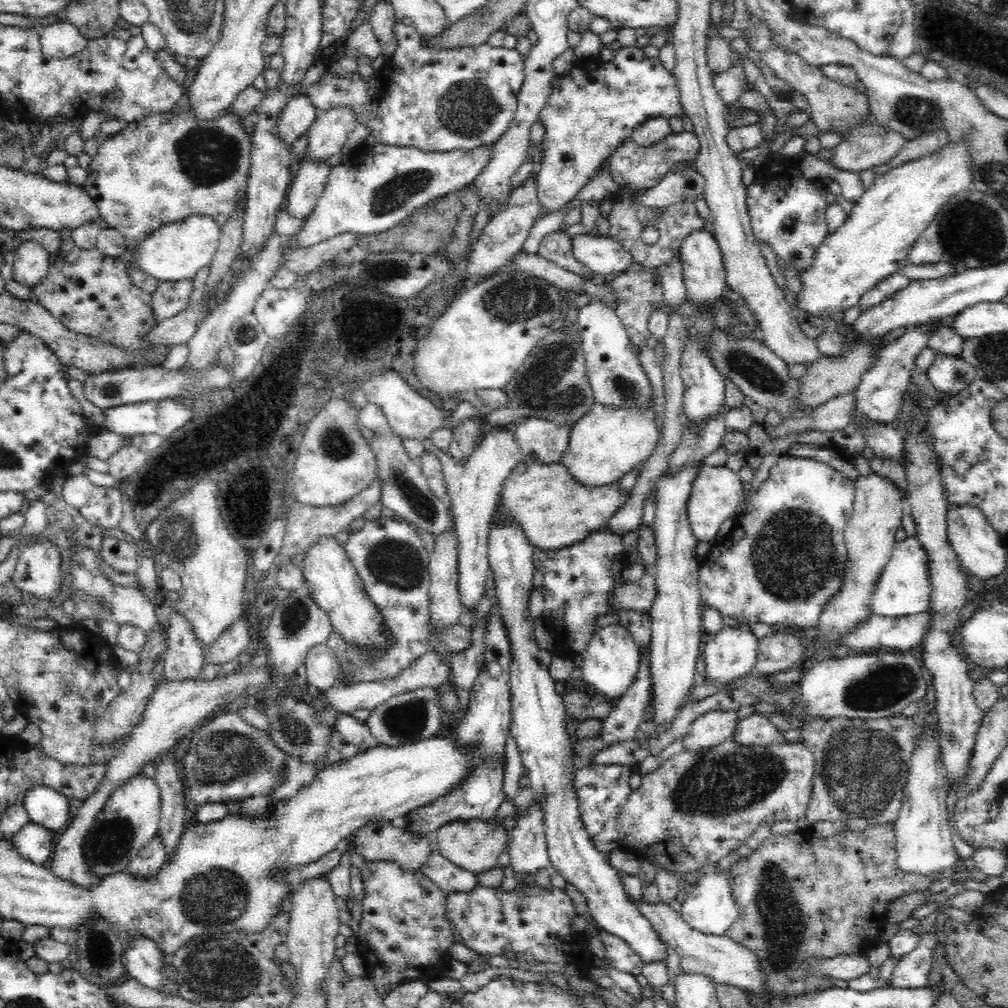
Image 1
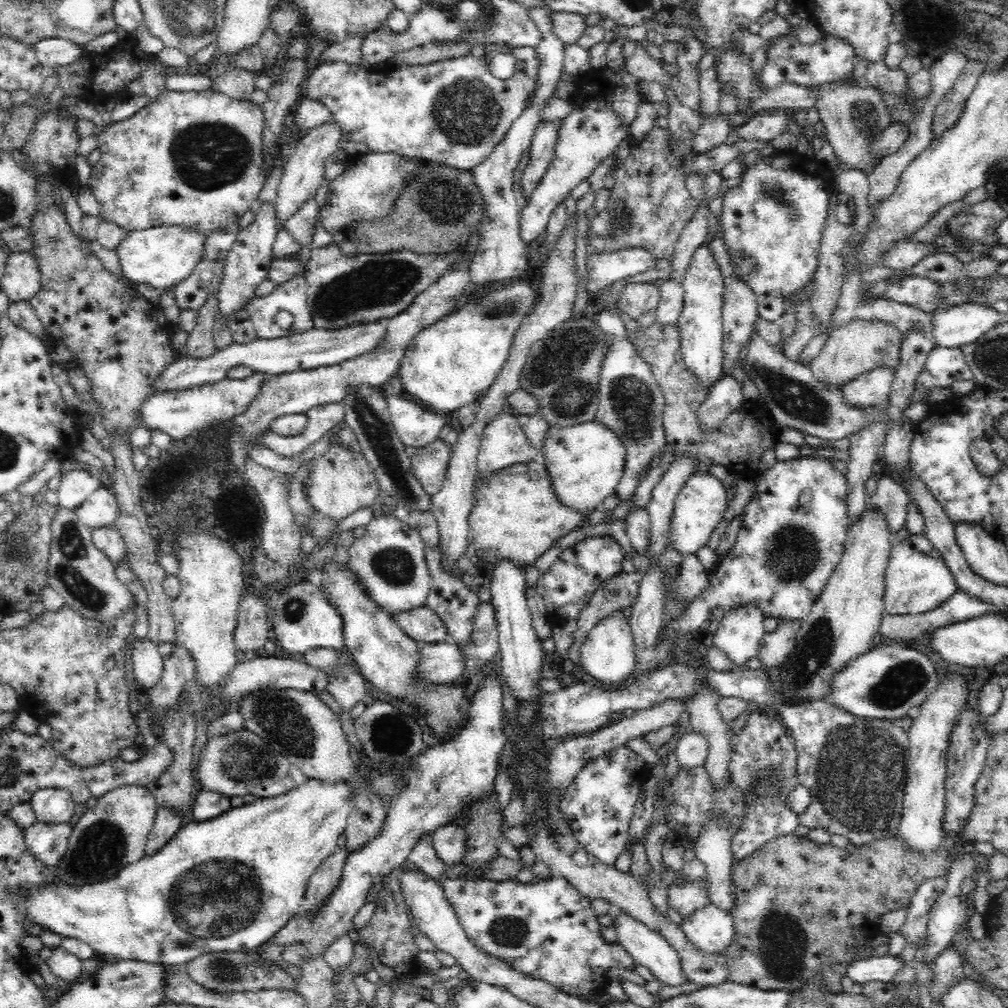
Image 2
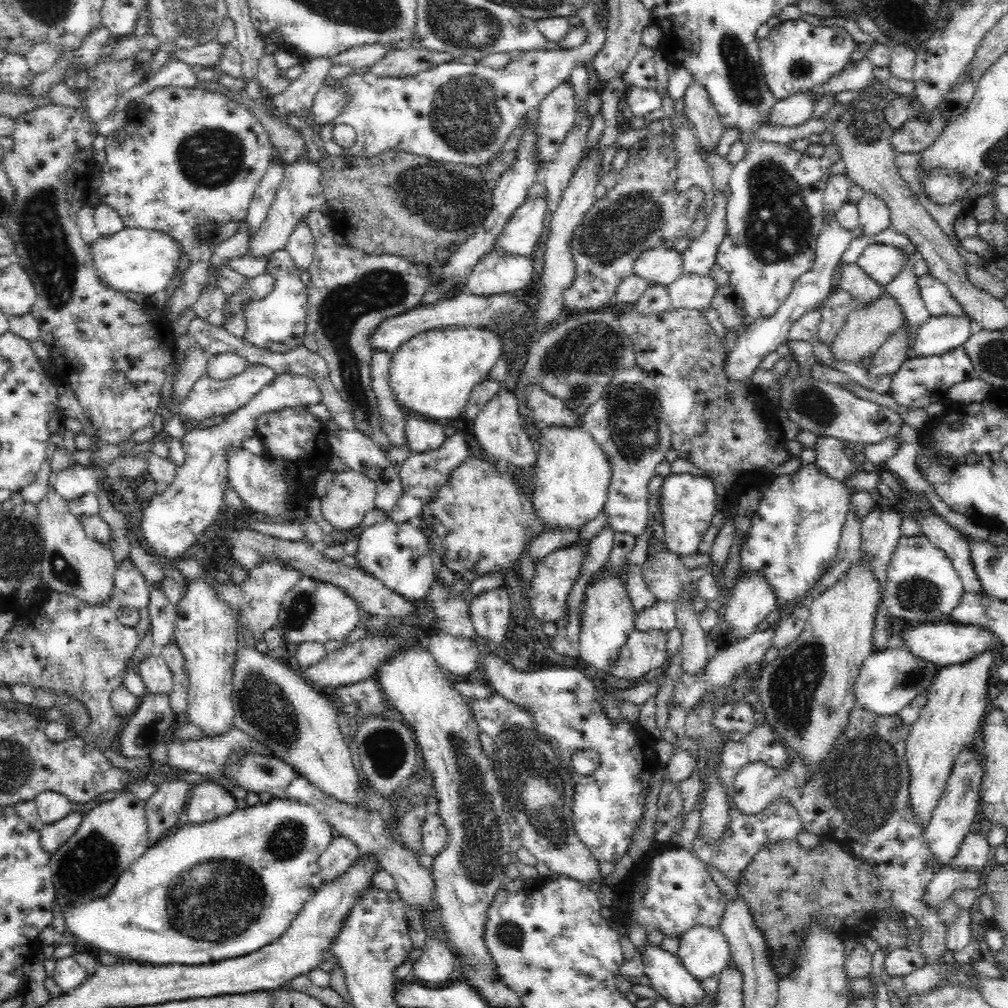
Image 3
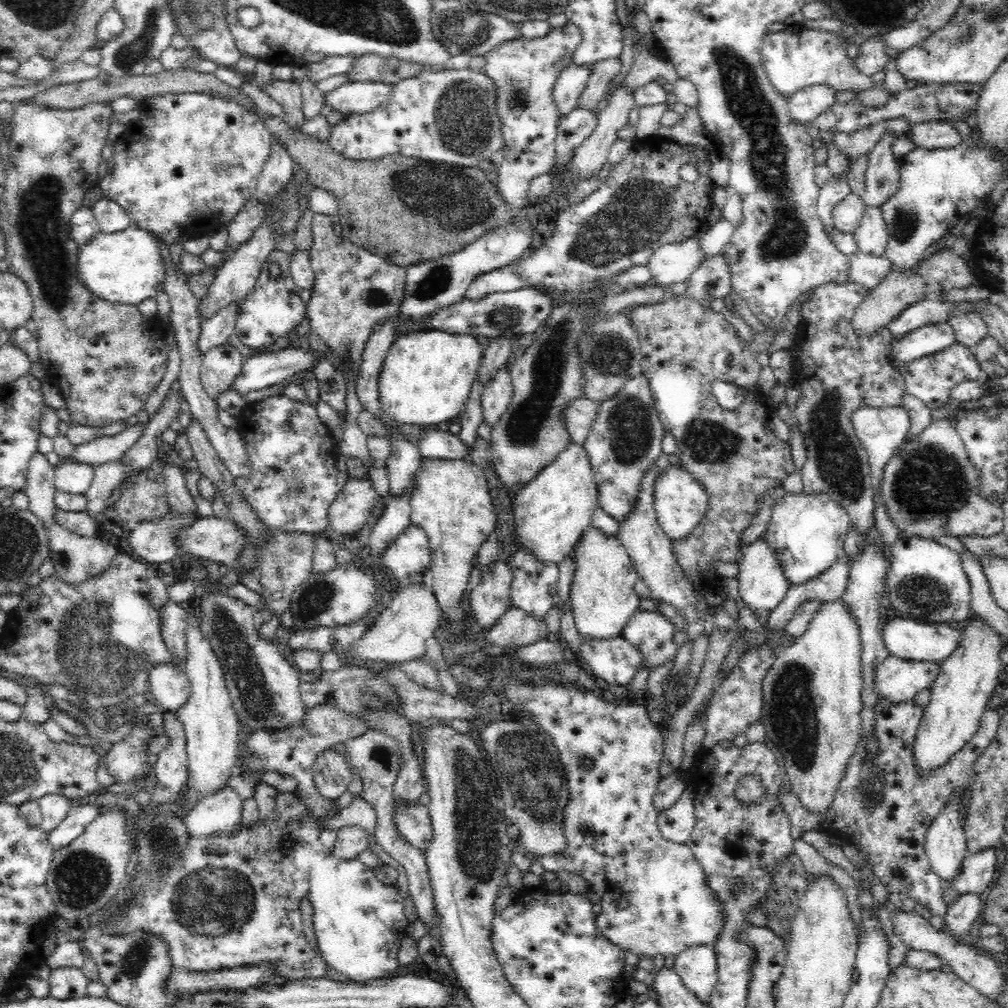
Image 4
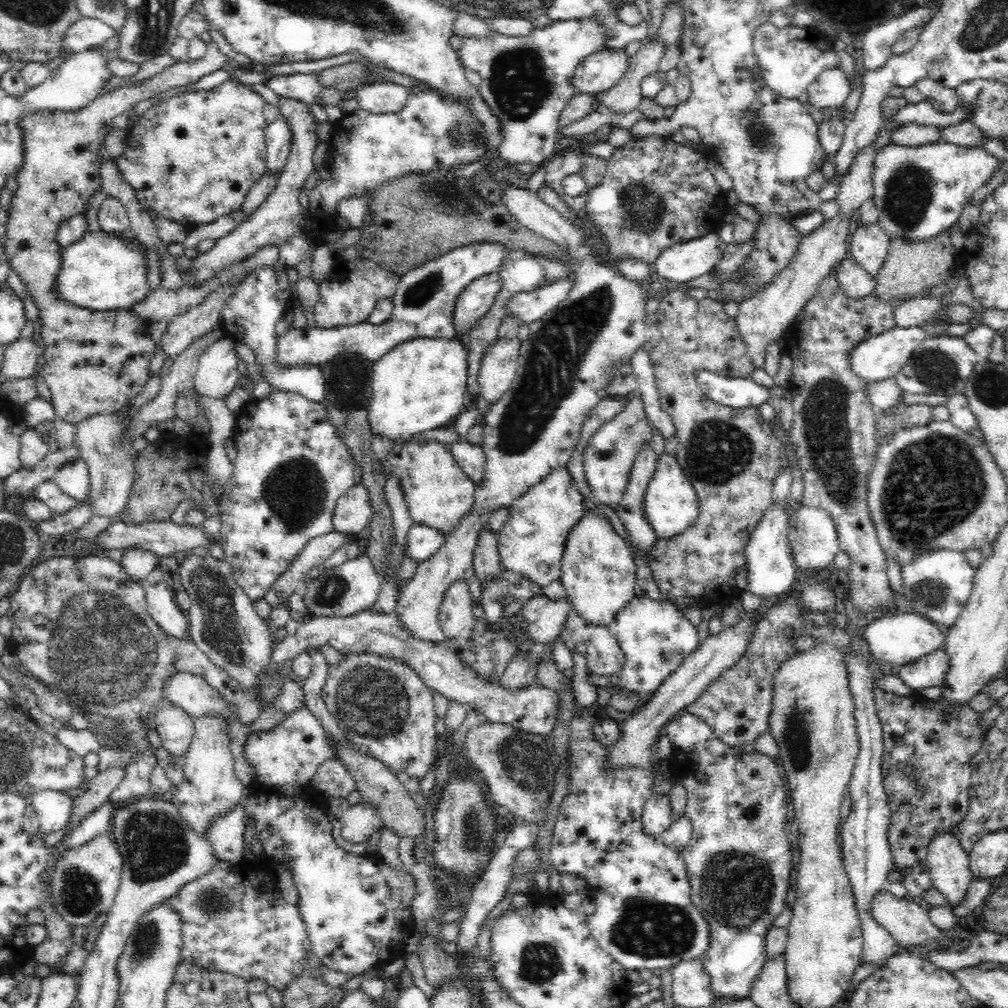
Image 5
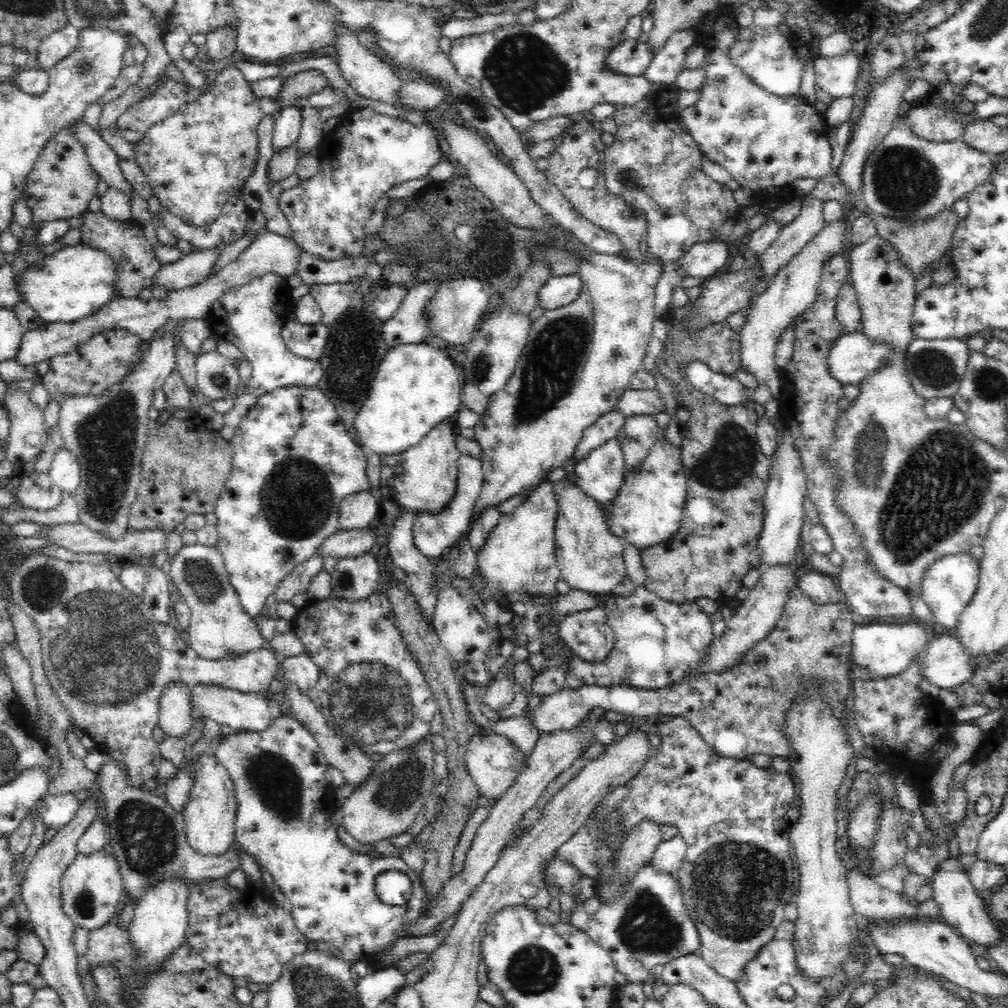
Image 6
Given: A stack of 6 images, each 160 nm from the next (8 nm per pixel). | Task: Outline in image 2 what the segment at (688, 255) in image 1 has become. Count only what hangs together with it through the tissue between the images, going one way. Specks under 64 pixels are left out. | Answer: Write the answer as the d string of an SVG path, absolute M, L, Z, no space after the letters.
M704 243L696 248L681 282L683 302L676 324L680 332L682 360L691 378L708 395L723 376L722 294L724 294L725 277L721 264L717 262L717 256L710 246Z

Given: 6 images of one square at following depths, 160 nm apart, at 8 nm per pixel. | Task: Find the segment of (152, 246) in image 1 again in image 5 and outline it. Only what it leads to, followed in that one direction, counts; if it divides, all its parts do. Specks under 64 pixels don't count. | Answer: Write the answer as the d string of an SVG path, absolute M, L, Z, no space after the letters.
M102 230L86 232L76 243L62 250L62 265L56 291L64 299L92 310L128 310L142 302L153 289L148 282L149 260L145 247L134 239Z

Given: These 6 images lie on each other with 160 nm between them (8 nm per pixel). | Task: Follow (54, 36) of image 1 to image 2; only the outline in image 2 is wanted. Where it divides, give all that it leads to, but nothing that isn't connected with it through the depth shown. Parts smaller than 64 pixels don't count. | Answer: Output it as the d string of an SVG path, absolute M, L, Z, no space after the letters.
M46 37L35 42L36 58L42 65L67 65L85 52L84 46L60 37Z

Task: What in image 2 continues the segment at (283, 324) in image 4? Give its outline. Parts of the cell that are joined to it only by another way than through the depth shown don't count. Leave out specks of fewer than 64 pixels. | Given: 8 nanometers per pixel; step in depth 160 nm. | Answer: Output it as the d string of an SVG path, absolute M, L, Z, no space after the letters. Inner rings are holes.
M296 274L292 280L288 280L284 284L278 285L266 296L256 297L252 299L247 305L245 310L252 320L255 327L255 332L258 339L273 339L278 337L285 337L292 335L294 332L307 332L313 328L313 317L307 303L307 280L302 274ZM286 310L292 314L292 329L282 330L276 322L276 316Z

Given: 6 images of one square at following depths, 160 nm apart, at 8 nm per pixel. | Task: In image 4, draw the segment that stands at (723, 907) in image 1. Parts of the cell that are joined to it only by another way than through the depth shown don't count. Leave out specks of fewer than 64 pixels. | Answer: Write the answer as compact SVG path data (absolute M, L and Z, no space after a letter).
M694 944L675 956L674 971L704 1004L709 1000L710 993L717 983L716 955L717 952L711 944Z

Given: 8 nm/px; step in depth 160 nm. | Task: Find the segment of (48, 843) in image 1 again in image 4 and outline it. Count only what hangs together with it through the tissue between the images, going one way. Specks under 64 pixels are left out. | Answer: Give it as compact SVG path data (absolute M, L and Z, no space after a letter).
M73 805L68 815L56 825L56 828L47 833L47 842L55 851L60 850L82 834L84 828L98 814L100 814L100 810L94 805L77 805L77 807Z

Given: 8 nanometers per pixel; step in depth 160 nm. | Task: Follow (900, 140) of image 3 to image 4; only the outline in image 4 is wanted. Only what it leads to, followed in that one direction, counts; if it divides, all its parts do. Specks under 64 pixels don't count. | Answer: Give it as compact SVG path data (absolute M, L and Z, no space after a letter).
M939 120L911 124L905 136L913 147L928 150L950 148L962 142L962 138L952 126Z

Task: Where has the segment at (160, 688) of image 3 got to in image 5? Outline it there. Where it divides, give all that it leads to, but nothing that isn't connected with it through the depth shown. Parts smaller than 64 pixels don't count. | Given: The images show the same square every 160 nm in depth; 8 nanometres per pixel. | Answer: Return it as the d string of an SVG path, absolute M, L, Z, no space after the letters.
M176 672L164 678L164 701L184 710L185 714L194 718L204 716L208 712L217 712L227 718L228 705L220 699L220 695L200 677L188 672Z

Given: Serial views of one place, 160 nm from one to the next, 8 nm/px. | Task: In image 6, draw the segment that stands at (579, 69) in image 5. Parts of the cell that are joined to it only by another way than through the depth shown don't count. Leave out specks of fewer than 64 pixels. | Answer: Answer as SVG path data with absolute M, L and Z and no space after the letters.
M627 38L611 48L611 51L605 55L605 70L627 78L641 79L651 58L645 43Z

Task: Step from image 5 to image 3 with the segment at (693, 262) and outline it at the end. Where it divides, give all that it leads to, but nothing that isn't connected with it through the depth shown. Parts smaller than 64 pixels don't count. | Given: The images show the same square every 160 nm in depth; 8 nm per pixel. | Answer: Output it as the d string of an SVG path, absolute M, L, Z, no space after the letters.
M652 248L646 250L632 262L631 274L635 274L652 285L666 286L680 274L682 254L676 250Z

